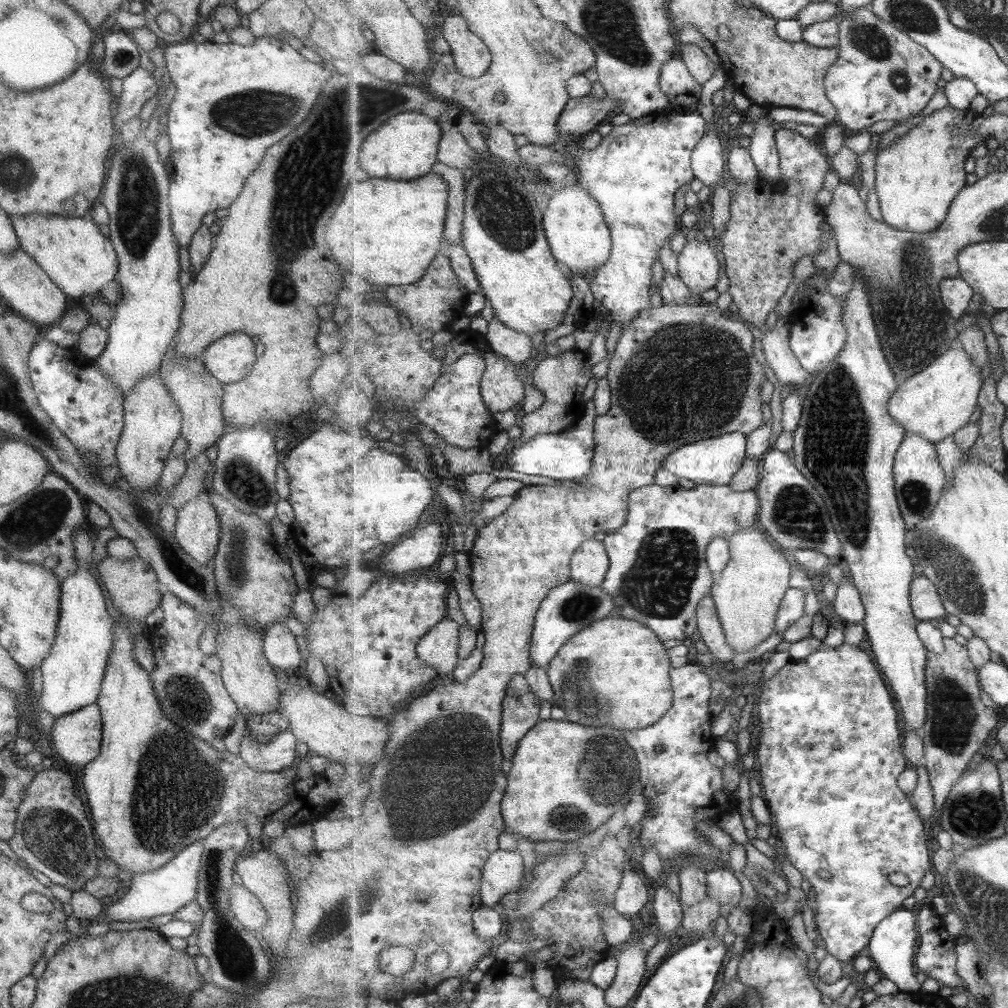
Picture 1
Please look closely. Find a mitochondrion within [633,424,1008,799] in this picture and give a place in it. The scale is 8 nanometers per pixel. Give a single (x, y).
(966, 578)

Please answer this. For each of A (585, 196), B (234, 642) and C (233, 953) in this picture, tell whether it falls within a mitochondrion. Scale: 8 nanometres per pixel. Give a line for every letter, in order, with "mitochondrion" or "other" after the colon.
A: other
B: other
C: mitochondrion

